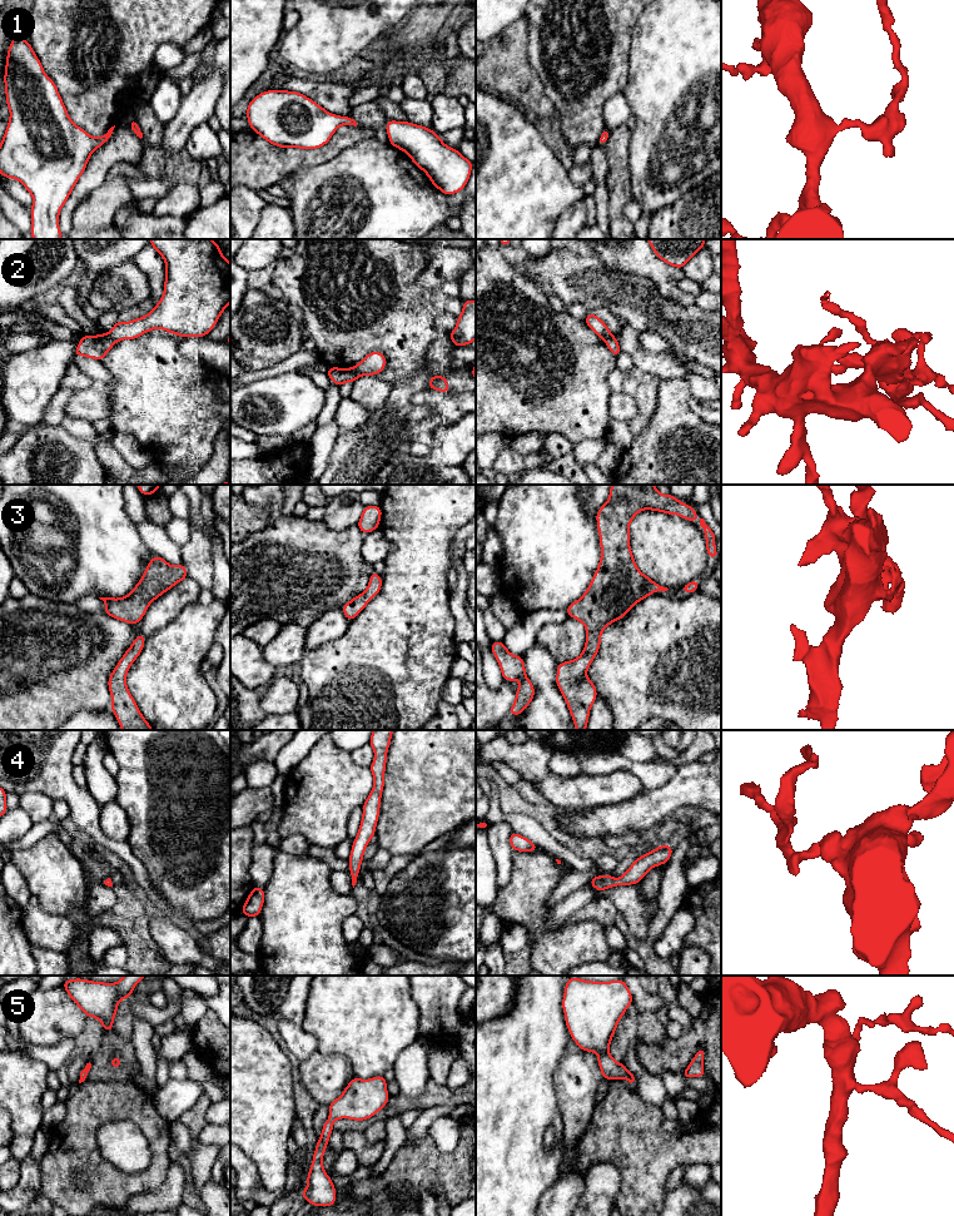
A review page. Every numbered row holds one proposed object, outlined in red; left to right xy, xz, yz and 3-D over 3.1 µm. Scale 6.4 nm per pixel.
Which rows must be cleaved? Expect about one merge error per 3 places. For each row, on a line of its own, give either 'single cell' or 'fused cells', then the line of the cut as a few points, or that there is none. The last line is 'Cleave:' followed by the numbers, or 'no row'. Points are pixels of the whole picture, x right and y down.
1: single cell; cut none
2: fused cells; cut xy (105, 334), (115, 341)
3: single cell; cut none
4: single cell; cut none
5: single cell; cut none
Cleave: 2

